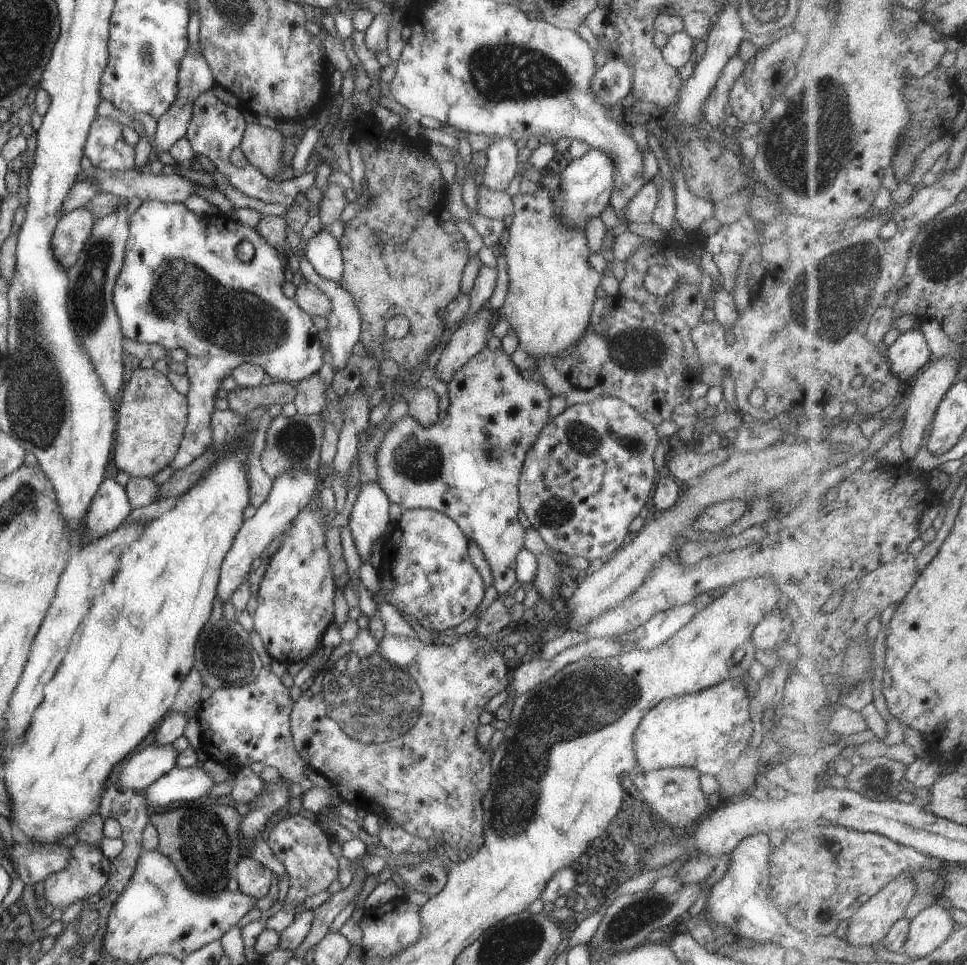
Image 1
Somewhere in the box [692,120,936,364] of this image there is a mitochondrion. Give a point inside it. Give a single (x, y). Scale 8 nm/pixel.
(832, 300)

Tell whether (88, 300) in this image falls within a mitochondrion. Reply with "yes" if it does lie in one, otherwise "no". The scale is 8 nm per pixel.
yes

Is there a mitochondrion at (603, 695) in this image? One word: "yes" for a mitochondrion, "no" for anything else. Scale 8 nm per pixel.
yes

